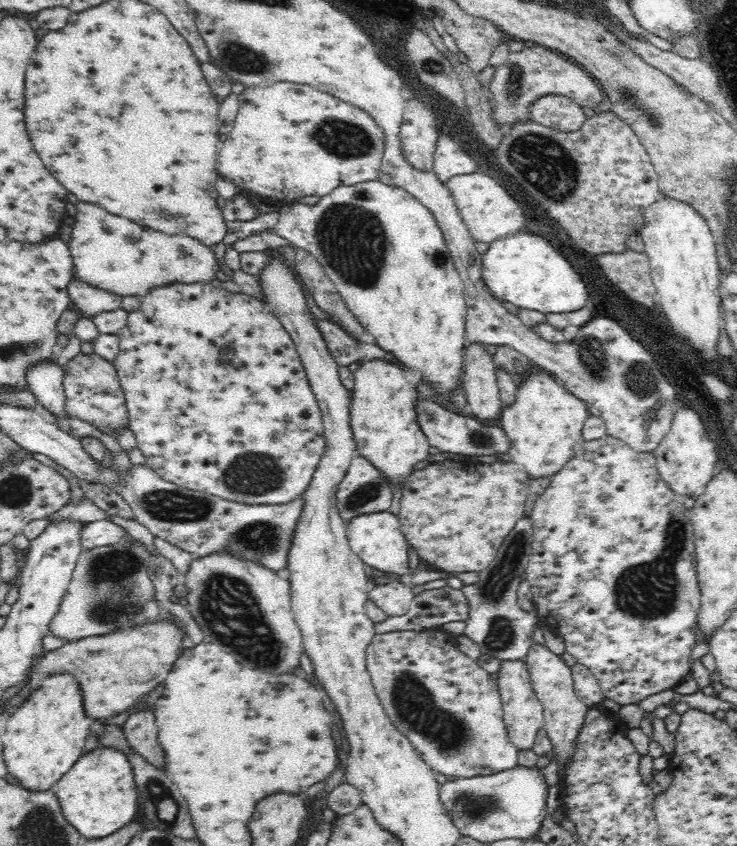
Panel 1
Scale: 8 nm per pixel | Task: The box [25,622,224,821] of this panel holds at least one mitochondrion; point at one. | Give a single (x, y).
(113, 660)

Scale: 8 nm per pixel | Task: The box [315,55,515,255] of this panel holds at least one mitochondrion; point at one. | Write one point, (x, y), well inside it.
(424, 76)

